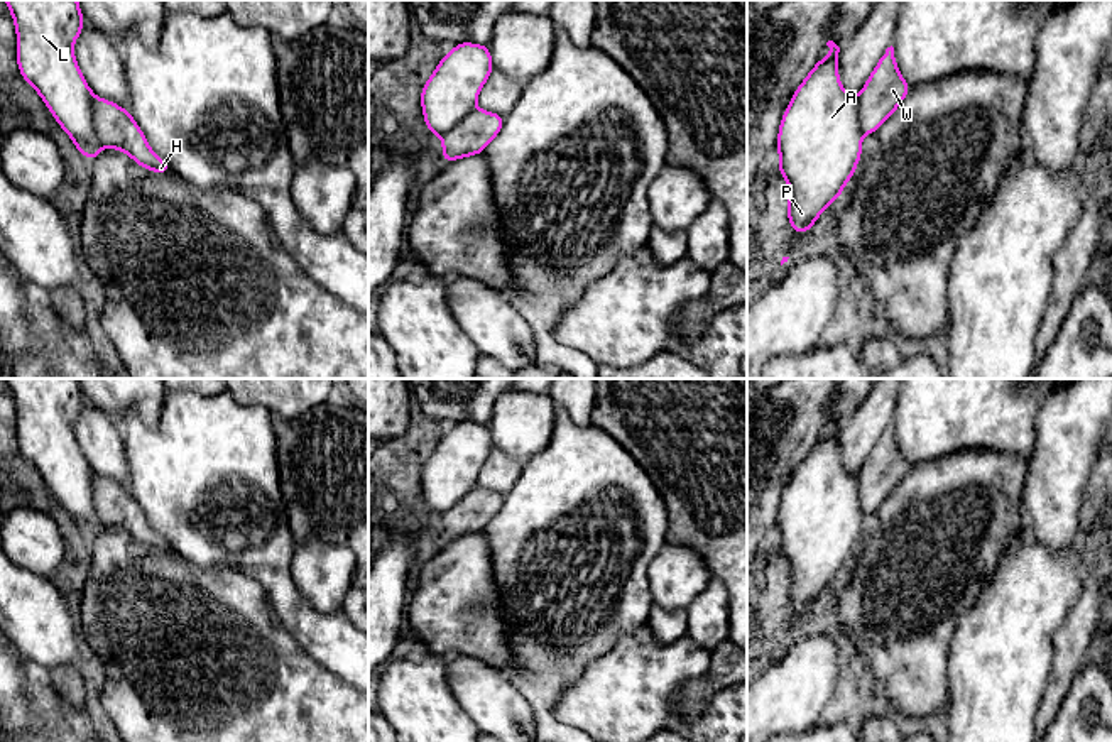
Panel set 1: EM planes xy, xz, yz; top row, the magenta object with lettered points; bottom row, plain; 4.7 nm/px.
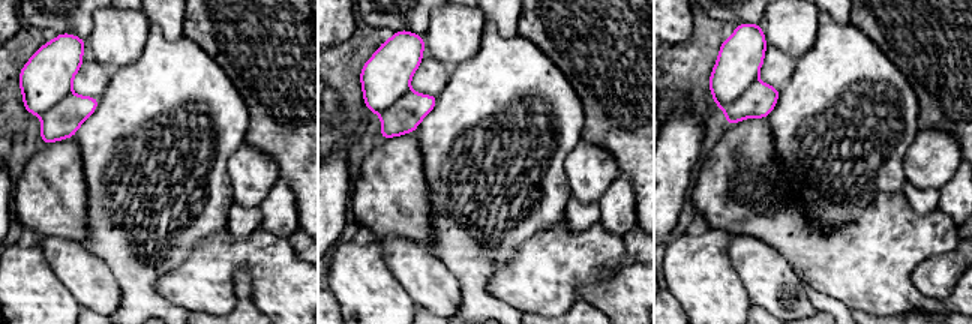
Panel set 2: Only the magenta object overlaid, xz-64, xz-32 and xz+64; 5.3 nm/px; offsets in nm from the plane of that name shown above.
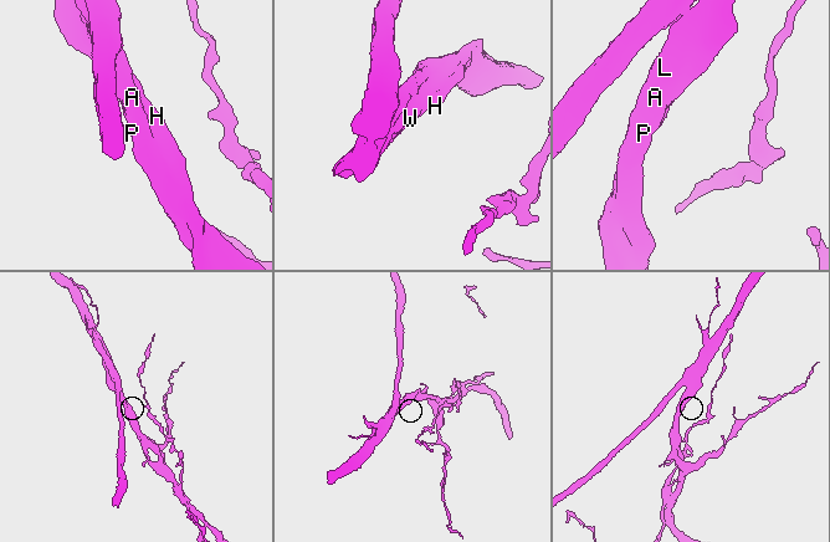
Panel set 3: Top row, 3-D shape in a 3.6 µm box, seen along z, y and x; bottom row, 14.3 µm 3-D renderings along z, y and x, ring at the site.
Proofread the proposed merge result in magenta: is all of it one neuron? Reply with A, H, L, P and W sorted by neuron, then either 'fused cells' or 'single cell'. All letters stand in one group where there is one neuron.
A L P / H W; fused cells

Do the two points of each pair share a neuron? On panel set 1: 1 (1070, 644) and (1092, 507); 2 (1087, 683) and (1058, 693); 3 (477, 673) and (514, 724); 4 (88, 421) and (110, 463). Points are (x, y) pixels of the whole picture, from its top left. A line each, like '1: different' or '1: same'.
1: different
2: different
3: same
4: same

